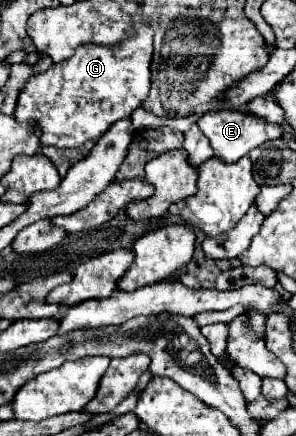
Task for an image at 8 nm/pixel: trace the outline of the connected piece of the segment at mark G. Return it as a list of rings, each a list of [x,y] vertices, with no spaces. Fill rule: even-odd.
[[[135,25],[129,39],[117,45],[85,43],[75,49],[75,55],[67,61],[53,63],[47,71],[31,77],[17,101],[17,121],[35,121],[41,129],[41,143],[53,147],[81,147],[85,141],[97,141],[113,123],[141,107],[145,95],[149,95],[151,83],[151,57],[153,57],[153,29],[149,25]]]

